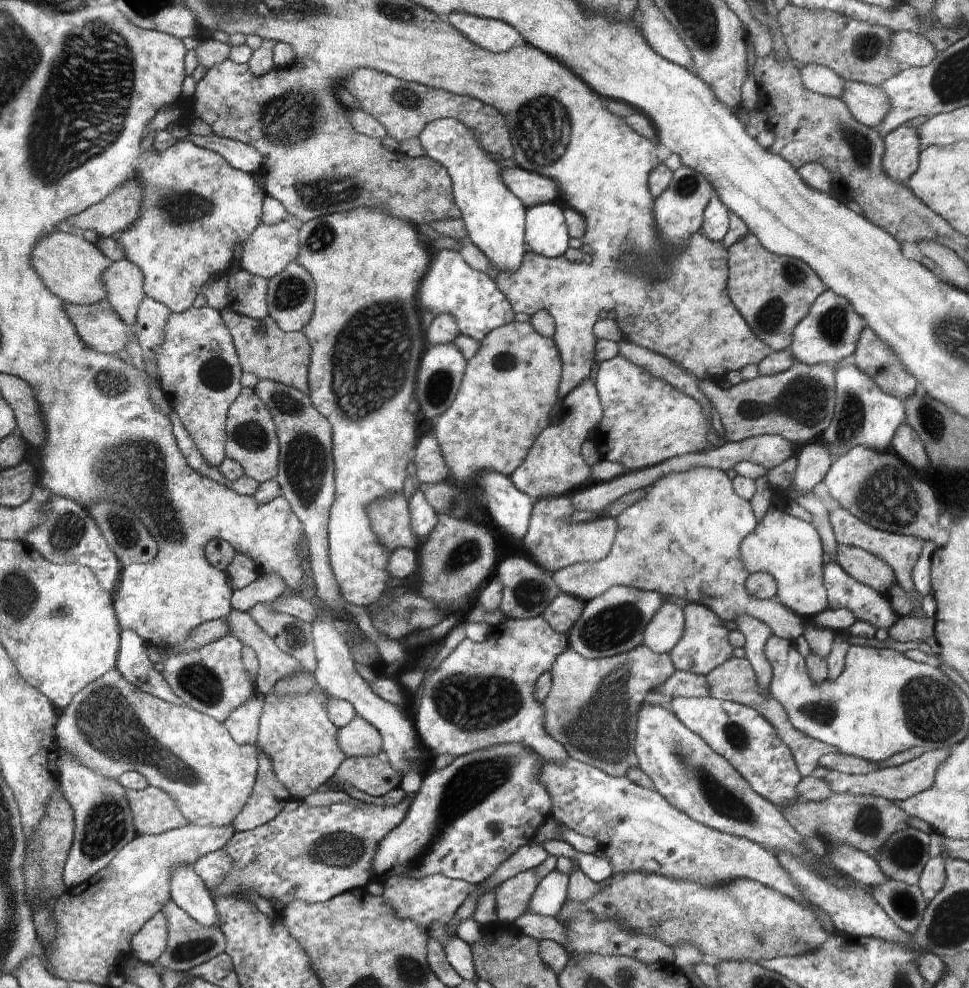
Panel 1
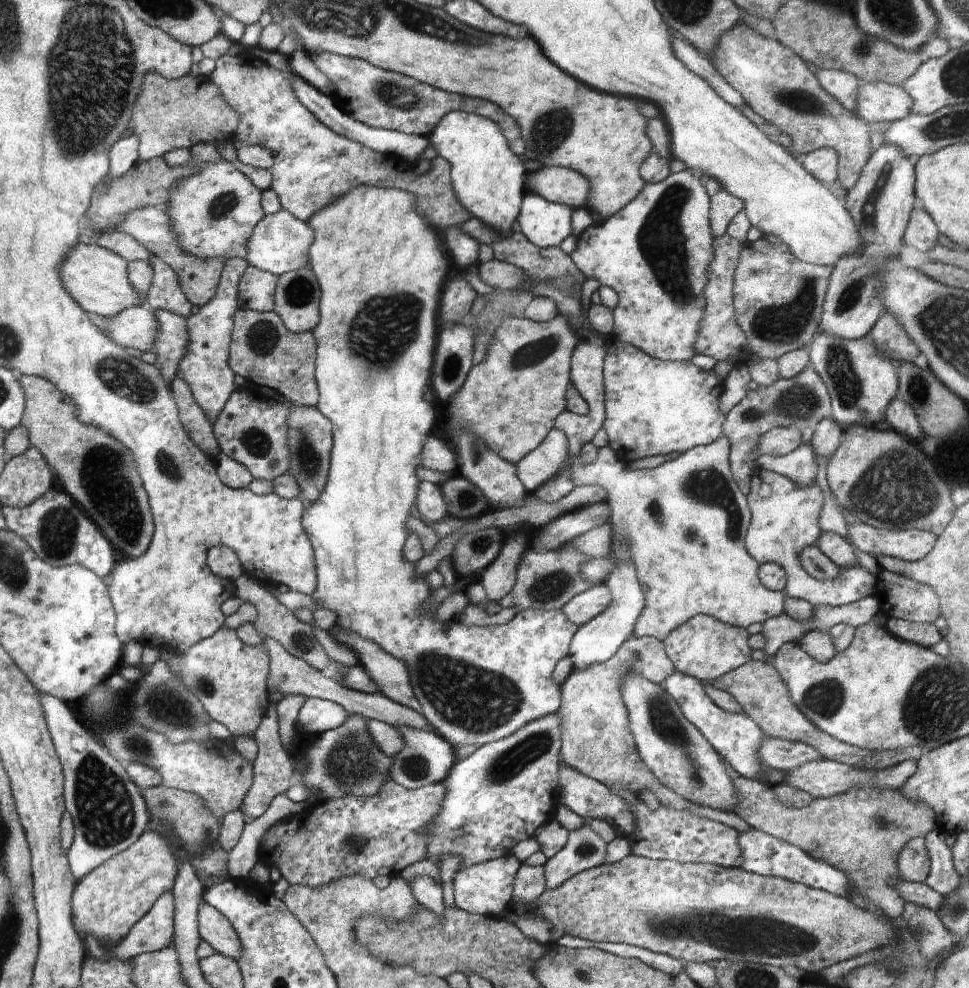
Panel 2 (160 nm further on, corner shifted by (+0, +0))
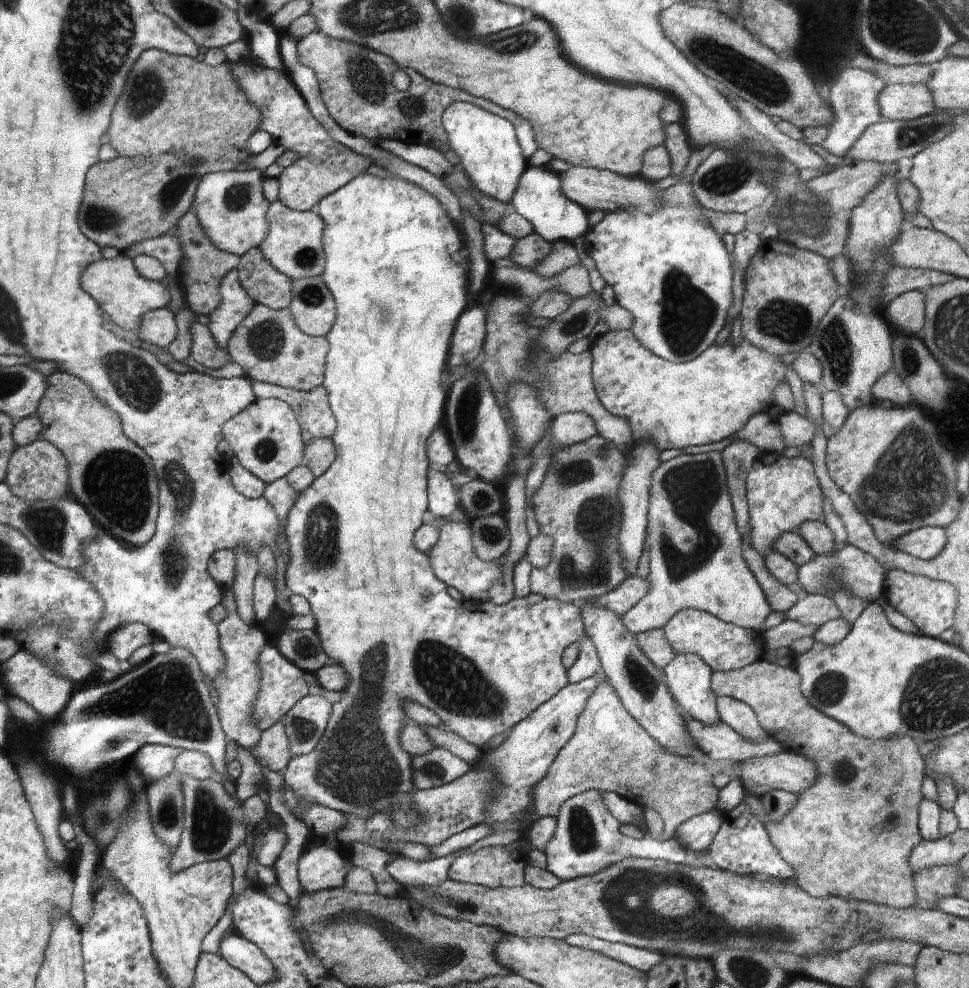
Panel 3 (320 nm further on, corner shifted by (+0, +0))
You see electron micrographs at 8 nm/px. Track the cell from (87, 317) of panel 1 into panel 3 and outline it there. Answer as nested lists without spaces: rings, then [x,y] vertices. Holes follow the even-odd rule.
[[[170,308],[148,311],[139,328],[140,340],[166,348],[177,338],[176,317]]]

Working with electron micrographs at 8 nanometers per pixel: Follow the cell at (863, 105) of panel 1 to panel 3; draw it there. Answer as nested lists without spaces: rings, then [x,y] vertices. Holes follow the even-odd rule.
[[[888,83],[878,95],[882,119],[911,121],[935,112],[927,84]]]

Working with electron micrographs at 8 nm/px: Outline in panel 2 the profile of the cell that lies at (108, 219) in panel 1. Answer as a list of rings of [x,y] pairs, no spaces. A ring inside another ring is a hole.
[[[148,207],[128,213],[117,230],[131,234],[136,240],[141,241],[156,257],[161,257],[164,262],[168,263],[181,281],[185,296],[194,303],[195,307],[204,306],[216,294],[217,284],[226,260],[222,258],[201,259],[188,254],[181,249],[177,241],[177,234],[172,228],[173,222],[166,208]]]

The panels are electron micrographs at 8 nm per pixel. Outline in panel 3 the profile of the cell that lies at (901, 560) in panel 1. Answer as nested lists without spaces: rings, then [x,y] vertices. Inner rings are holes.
[[[922,527],[895,540],[895,548],[903,553],[932,560],[946,546],[947,536],[944,527]]]

